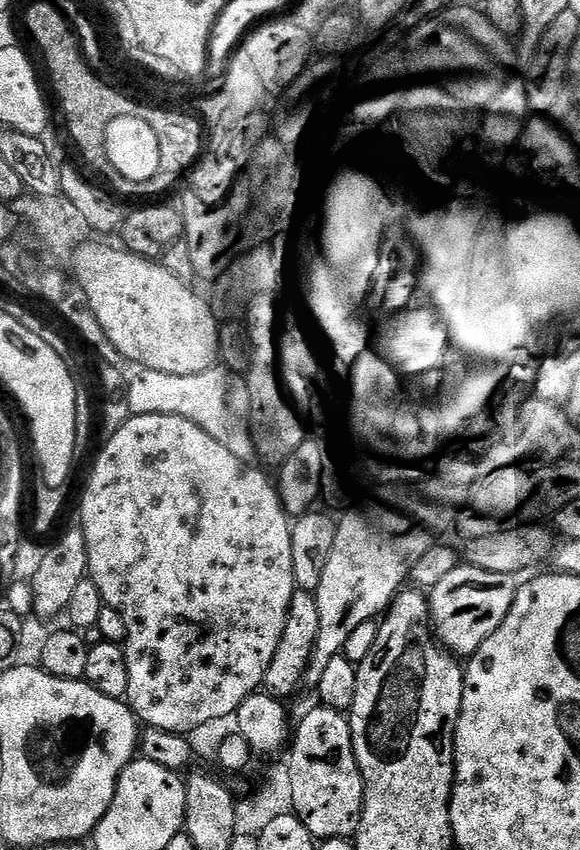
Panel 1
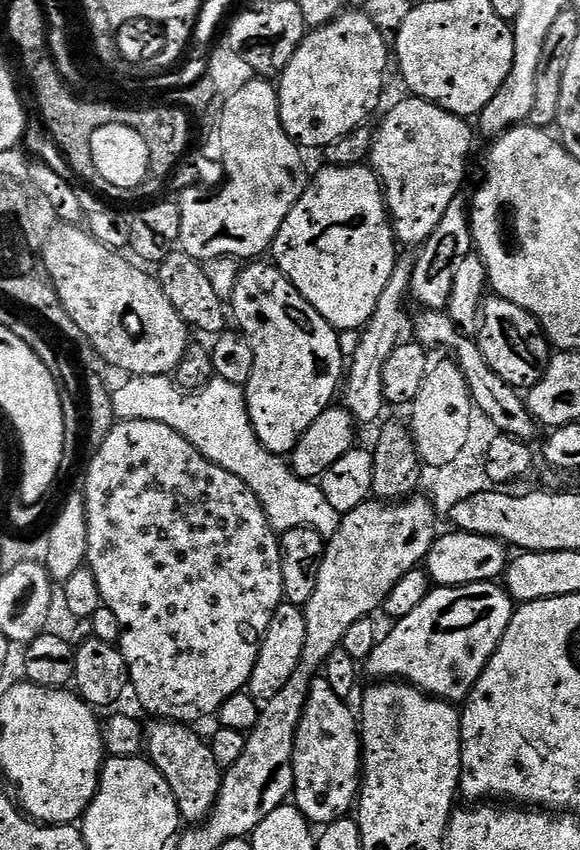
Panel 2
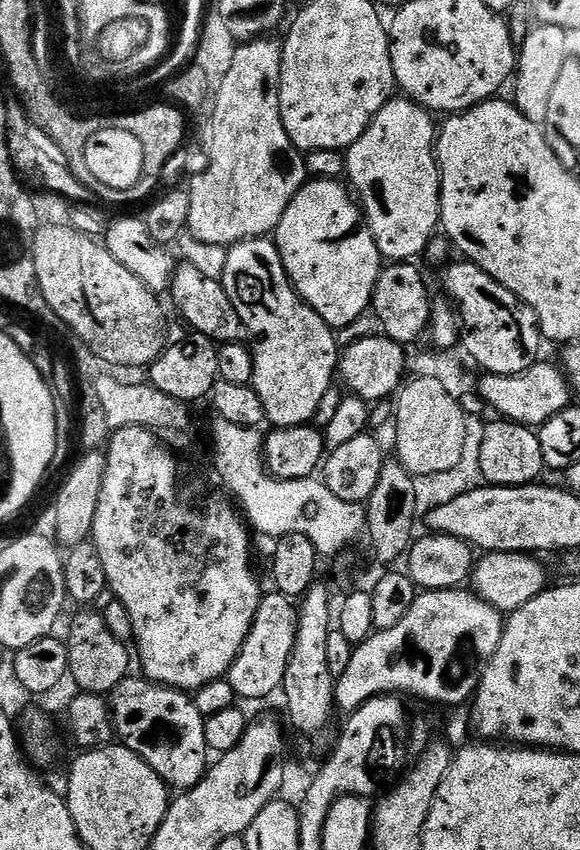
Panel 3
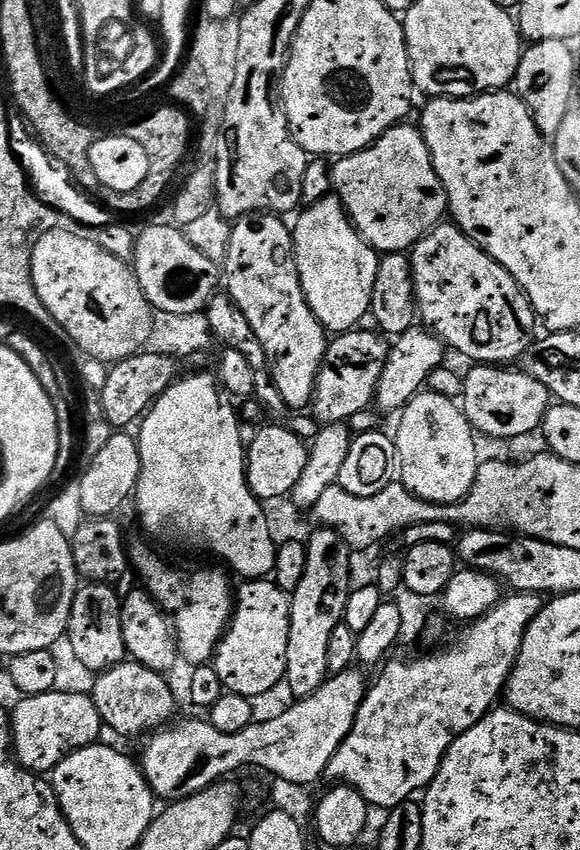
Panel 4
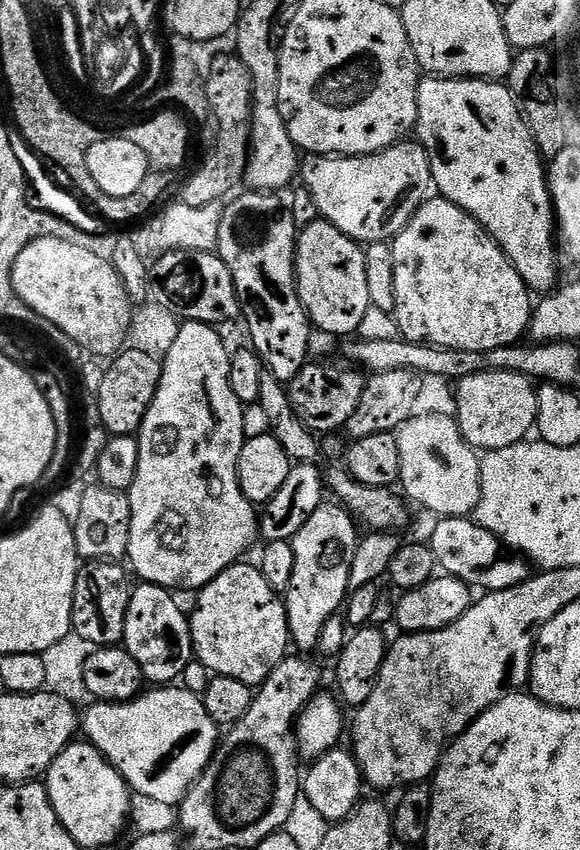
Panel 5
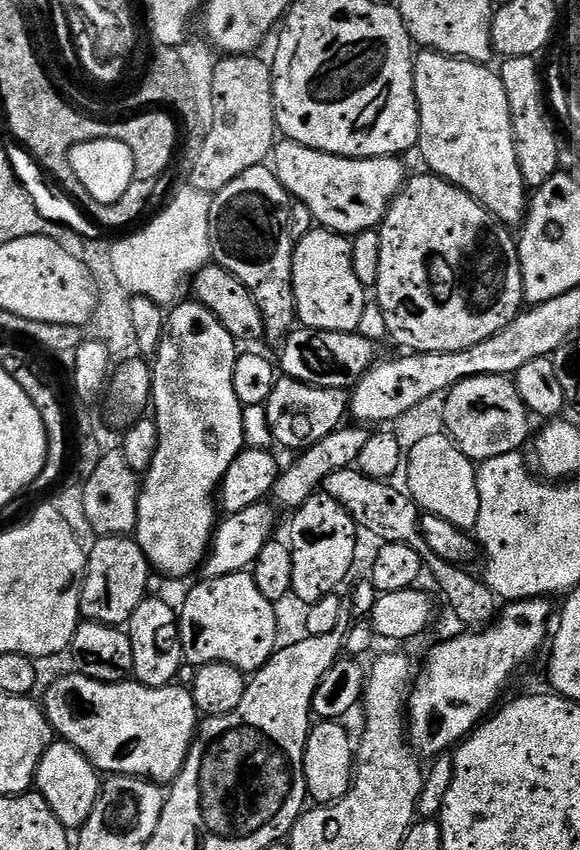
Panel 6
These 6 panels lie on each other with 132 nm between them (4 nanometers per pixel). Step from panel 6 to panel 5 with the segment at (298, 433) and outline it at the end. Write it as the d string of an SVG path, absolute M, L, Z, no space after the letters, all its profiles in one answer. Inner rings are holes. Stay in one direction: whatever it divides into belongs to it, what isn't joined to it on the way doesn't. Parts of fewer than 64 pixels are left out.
M309 362L304 365L299 376L294 377L287 385L294 414L312 433L336 432L339 428L341 431L350 422L354 410L358 410L358 402L362 402L365 377L355 367L344 367L348 368L339 368L336 364Z

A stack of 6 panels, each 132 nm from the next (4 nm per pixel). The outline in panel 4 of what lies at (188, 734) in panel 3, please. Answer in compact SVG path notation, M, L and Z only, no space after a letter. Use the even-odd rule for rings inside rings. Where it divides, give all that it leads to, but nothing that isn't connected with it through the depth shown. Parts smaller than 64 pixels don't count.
M131 658L99 673L93 679L96 681L90 687L90 695L94 706L98 706L103 727L113 728L120 736L136 736L139 732L151 734L165 727L176 712L176 696L164 679L161 673Z

